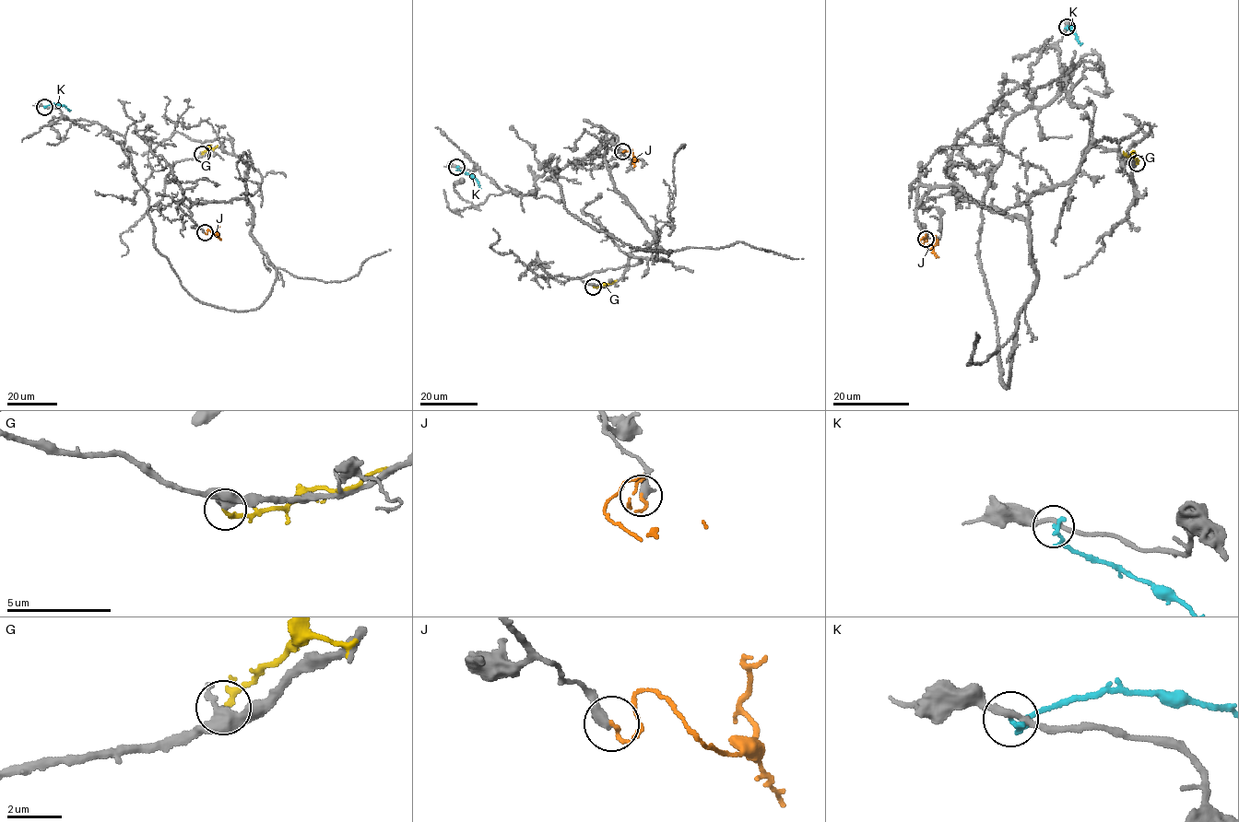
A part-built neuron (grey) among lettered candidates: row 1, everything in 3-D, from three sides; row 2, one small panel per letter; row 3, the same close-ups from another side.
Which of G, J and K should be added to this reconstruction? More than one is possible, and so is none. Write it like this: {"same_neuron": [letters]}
{"same_neuron": ["J"]}

